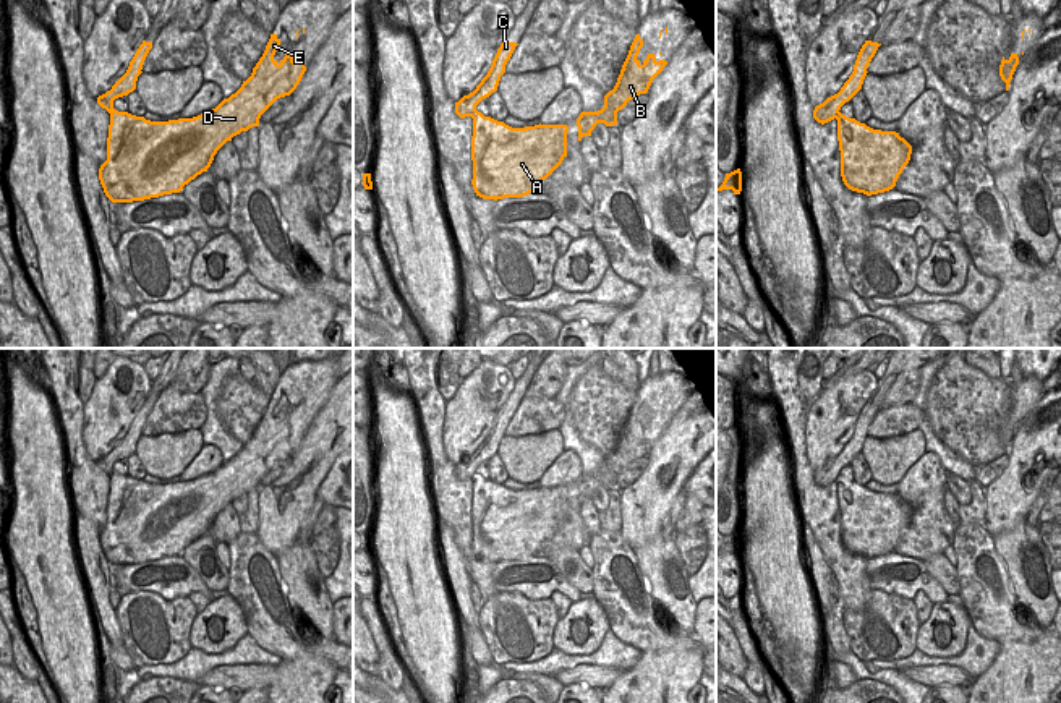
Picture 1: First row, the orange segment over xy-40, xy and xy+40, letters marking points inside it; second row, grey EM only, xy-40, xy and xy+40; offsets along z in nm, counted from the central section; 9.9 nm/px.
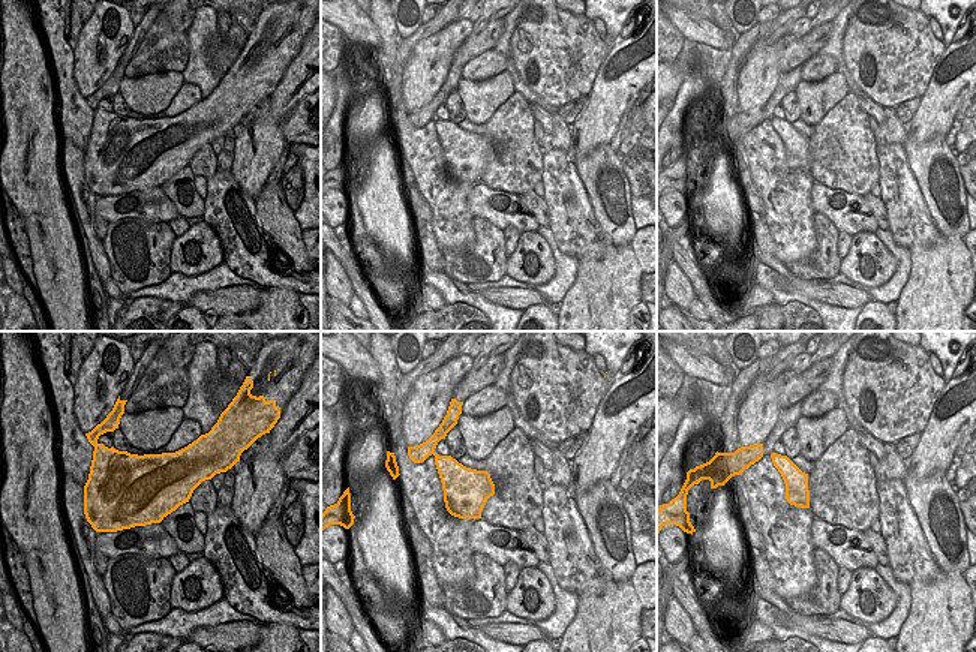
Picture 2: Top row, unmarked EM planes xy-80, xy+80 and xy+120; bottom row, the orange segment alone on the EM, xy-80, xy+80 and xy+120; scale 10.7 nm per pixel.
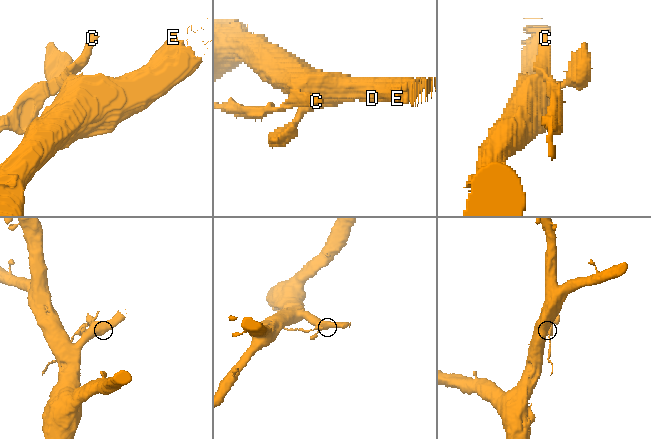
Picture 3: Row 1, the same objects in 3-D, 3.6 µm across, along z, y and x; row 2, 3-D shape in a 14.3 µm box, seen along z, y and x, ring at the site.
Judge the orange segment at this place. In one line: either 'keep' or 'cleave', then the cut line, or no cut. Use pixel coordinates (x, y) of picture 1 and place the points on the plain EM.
cleave; cut in xy along (477, 473), (472, 480)

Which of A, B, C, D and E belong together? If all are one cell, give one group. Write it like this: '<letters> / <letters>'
A B D E / C

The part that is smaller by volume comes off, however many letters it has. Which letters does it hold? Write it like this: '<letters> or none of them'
C

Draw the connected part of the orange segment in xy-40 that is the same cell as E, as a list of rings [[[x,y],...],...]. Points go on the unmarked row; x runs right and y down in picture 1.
[[[271,397],[262,420],[241,450],[215,471],[198,479],[151,484],[115,471],[109,475],[107,523],[99,531],[99,543],[105,559],[112,565],[133,565],[180,556],[185,547],[207,535],[214,518],[227,504],[232,504],[241,494],[259,489],[261,478],[277,462],[290,458],[300,447],[306,434],[305,424],[295,424],[292,416],[285,416],[277,424],[274,418],[279,410],[280,402],[277,397]]]

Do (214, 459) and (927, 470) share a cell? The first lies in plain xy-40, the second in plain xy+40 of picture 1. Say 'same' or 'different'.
same

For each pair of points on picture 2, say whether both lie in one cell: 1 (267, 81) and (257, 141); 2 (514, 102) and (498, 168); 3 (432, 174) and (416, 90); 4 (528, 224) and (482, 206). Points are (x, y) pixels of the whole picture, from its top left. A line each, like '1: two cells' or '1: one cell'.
1: two cells
2: one cell
3: two cells
4: one cell

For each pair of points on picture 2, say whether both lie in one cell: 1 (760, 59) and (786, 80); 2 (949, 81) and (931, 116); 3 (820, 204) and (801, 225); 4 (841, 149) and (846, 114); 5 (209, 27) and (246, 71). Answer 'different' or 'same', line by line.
1: different
2: same
3: different
4: same
5: different

